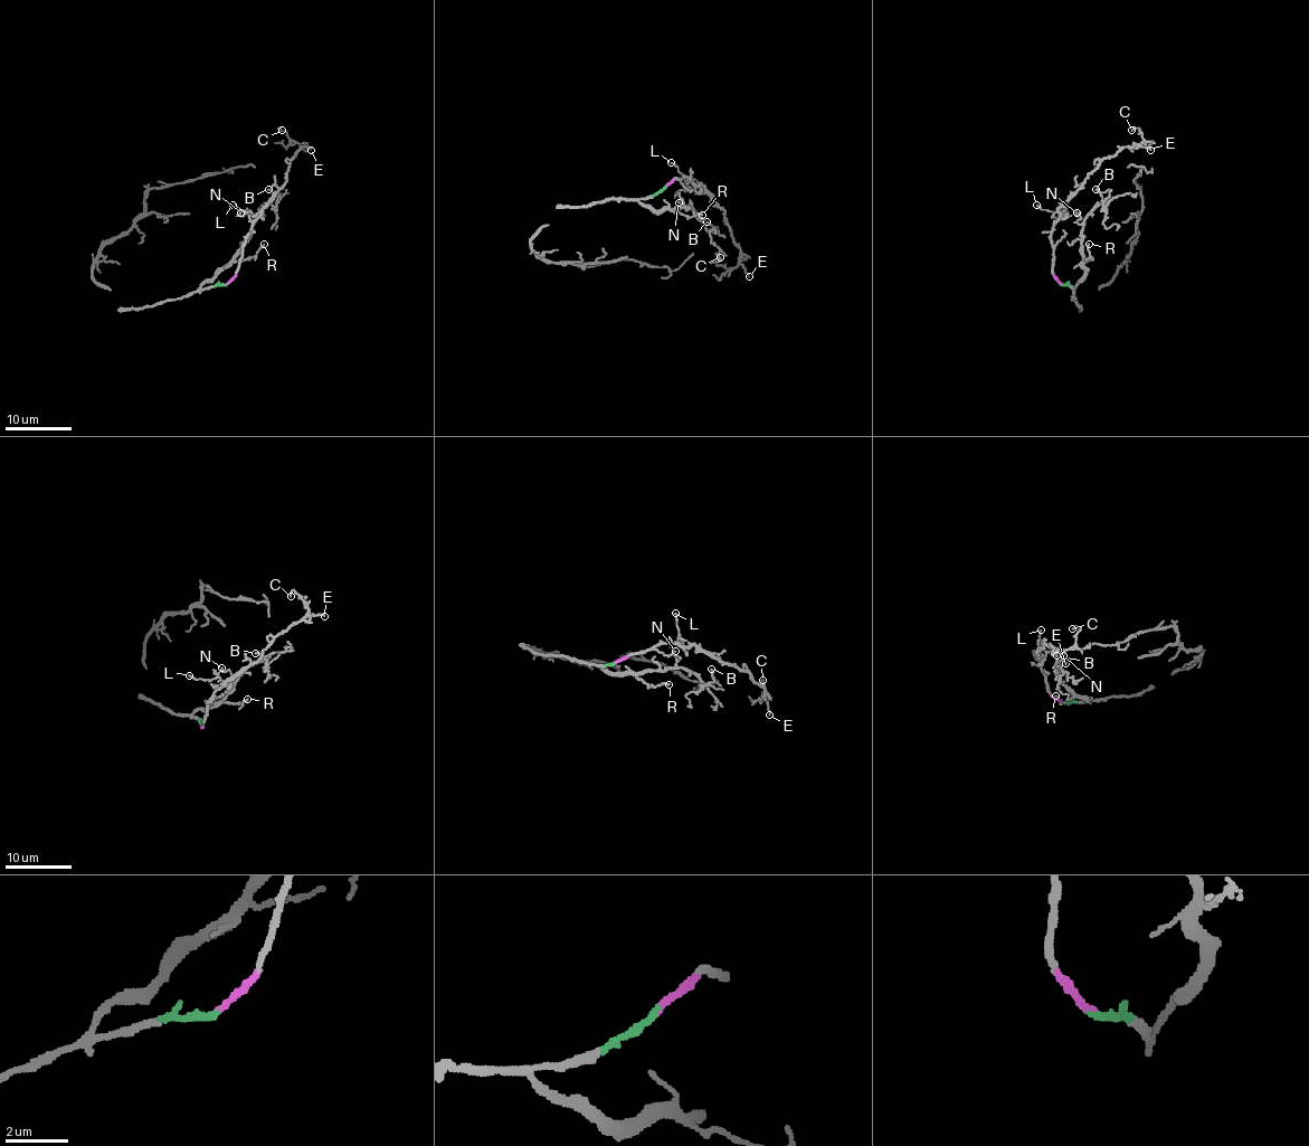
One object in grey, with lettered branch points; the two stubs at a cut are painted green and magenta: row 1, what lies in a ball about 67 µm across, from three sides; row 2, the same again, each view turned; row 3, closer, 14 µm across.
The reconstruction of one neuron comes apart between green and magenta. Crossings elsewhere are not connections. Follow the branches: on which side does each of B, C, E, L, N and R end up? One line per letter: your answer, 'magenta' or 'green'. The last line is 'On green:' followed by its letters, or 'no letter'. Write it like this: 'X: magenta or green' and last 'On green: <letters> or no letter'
B: green
C: magenta
E: magenta
L: magenta
N: green
R: green
On green: B, N, R

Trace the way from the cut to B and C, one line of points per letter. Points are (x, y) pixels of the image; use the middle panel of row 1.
B: (664, 187), (638, 200), (655, 210), (691, 208), (705, 227), (715, 228), (705, 221)
C: (664, 187), (684, 177), (721, 207), (741, 251), (739, 263), (731, 268), (718, 263), (721, 256)

